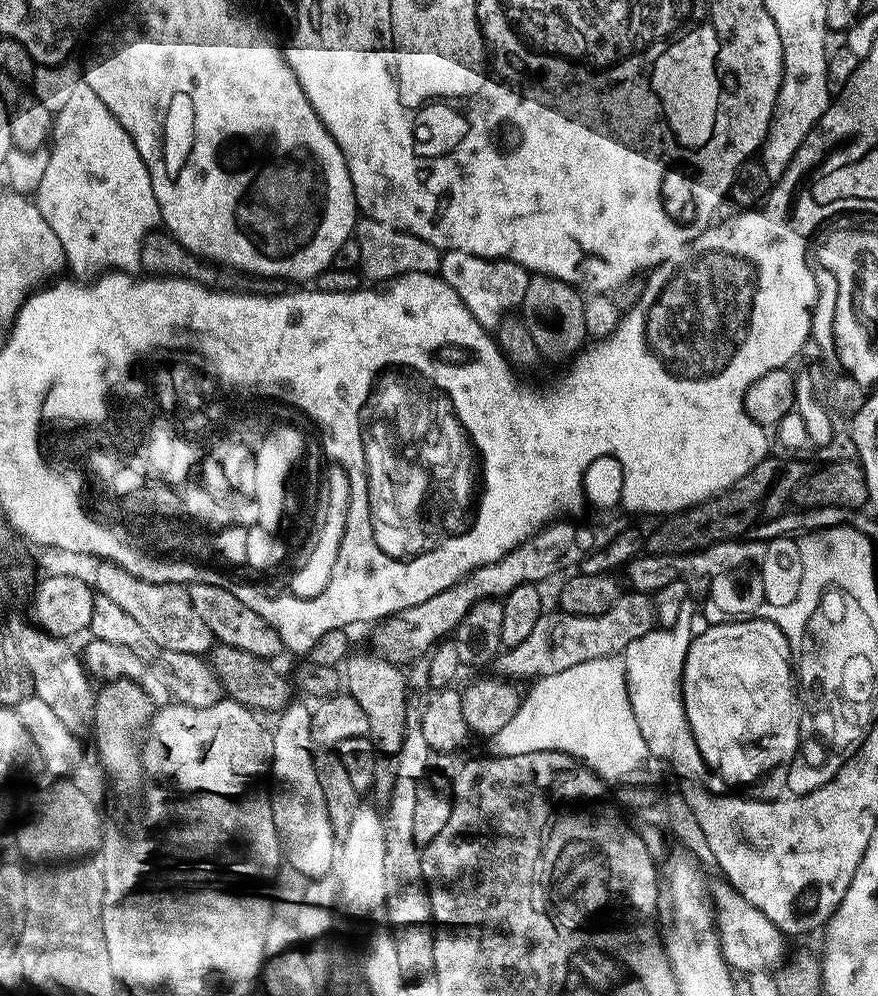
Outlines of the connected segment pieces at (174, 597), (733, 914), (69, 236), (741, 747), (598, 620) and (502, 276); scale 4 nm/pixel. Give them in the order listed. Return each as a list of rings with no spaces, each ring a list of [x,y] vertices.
[[[101,560],[95,565],[97,568],[90,575],[90,584],[99,595],[110,598],[114,606],[130,614],[154,642],[158,642],[160,648],[166,650],[178,650],[182,654],[194,654],[199,656],[212,651],[214,647],[214,637],[212,631],[202,618],[190,606],[188,590],[182,584],[155,584],[154,582],[142,582],[134,578],[124,568],[119,568],[116,564],[111,564],[109,560]]]
[[[723,878],[711,881],[710,895],[716,913],[716,932],[720,935],[722,954],[729,968],[741,974],[772,972],[784,963],[790,952],[785,944],[786,937],[770,918],[766,918],[766,914],[762,914],[762,910],[746,902],[735,886]]]
[[[83,78],[74,86],[74,90],[70,93],[66,102],[66,106],[62,106],[62,110],[54,113],[48,160],[46,170],[42,175],[42,182],[38,185],[34,199],[38,210],[42,210],[42,218],[46,218],[46,222],[50,222],[50,230],[54,230],[54,234],[58,234],[58,242],[62,242],[62,250],[68,259],[67,267],[69,269],[73,268],[76,272],[81,272],[84,275],[81,277],[84,278],[91,277],[93,274],[103,274],[109,270],[127,272],[129,274],[135,273],[140,268],[142,242],[150,233],[157,231],[160,224],[158,198],[154,198],[154,186],[150,182],[150,174],[146,170],[146,162],[142,162],[142,154],[138,154],[138,150],[134,146],[130,134],[126,134],[126,130],[114,118],[114,114],[110,114],[110,110],[102,102],[102,98],[98,98],[98,94],[94,94],[94,90],[90,90],[90,86]]]
[[[729,619],[729,624],[712,624],[705,632],[697,631],[692,637],[692,644],[686,654],[684,663],[684,677],[682,678],[682,694],[684,695],[684,709],[686,718],[690,722],[690,730],[694,734],[694,742],[698,742],[698,750],[702,758],[708,763],[709,768],[724,781],[725,785],[747,794],[757,800],[775,800],[788,787],[788,771],[793,760],[800,750],[800,694],[794,675],[792,650],[788,646],[788,639],[782,634],[778,626],[769,620],[737,620]]]
[[[628,590],[618,598],[618,602],[614,602],[614,606],[610,606],[610,610],[606,610],[606,614],[575,616],[559,610],[545,611],[528,637],[496,657],[495,671],[513,682],[528,679],[532,682],[542,676],[570,670],[570,666],[578,666],[594,658],[619,656],[630,642],[653,631],[658,620],[658,608],[652,605],[652,600],[649,593]]]
[[[462,250],[445,251],[441,255],[438,275],[456,291],[458,298],[462,298],[466,310],[470,310],[477,322],[489,330],[495,330],[507,312],[515,308],[517,311],[523,305],[530,279],[528,269],[518,266],[512,260],[487,260]]]

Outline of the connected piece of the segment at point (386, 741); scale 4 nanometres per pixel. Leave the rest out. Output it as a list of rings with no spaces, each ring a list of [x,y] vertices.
[[[375,650],[368,652],[349,651],[342,665],[342,688],[354,697],[366,714],[368,736],[381,757],[394,758],[402,750],[402,738],[406,734],[406,706],[410,689],[404,677],[405,669],[390,662]]]

